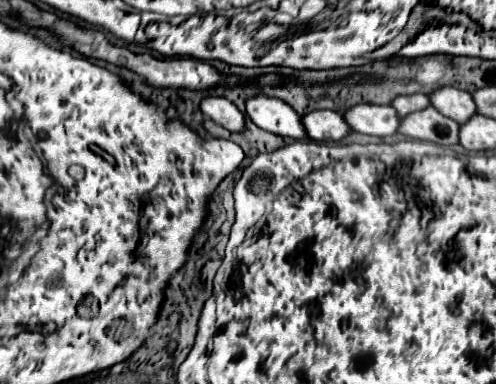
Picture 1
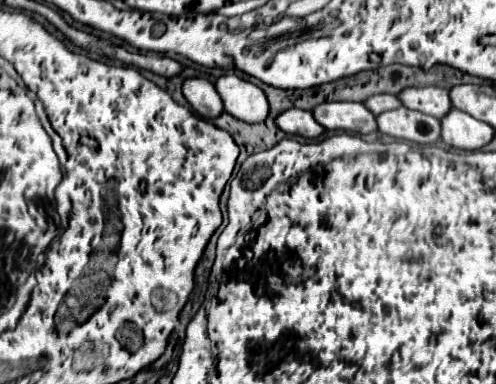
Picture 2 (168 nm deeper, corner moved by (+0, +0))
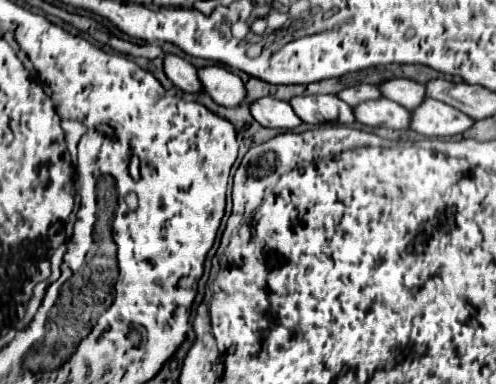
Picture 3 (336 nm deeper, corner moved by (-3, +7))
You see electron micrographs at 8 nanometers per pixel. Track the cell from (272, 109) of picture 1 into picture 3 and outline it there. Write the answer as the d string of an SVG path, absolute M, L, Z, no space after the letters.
M223 66L199 68L199 78L203 80L205 92L225 108L237 108L247 96L245 82Z

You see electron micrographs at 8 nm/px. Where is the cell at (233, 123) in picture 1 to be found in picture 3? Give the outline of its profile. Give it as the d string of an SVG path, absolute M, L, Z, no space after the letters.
M165 54L165 74L183 92L191 92L191 94L203 92L203 84L197 76L197 68L179 56Z

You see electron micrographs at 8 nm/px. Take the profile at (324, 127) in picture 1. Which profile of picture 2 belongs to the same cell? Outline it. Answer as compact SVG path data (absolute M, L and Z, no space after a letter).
M296 107L280 113L274 119L274 123L280 131L290 133L290 135L300 135L300 137L306 137L306 139L314 139L314 137L320 137L324 133L324 127L314 121L310 111L302 111L302 109L296 109Z

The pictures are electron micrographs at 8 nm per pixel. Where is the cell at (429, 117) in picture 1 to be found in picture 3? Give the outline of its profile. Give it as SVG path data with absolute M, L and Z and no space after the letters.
M379 98L369 100L367 104L359 104L355 108L357 122L373 128L391 128L391 130L407 130L411 126L411 112L401 104Z

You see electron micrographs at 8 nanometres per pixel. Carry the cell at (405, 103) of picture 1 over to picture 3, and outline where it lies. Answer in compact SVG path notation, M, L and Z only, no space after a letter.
M357 84L353 88L345 88L339 98L351 106L357 106L361 102L367 102L367 100L379 100L383 94L379 90L379 86L373 86L373 84Z

